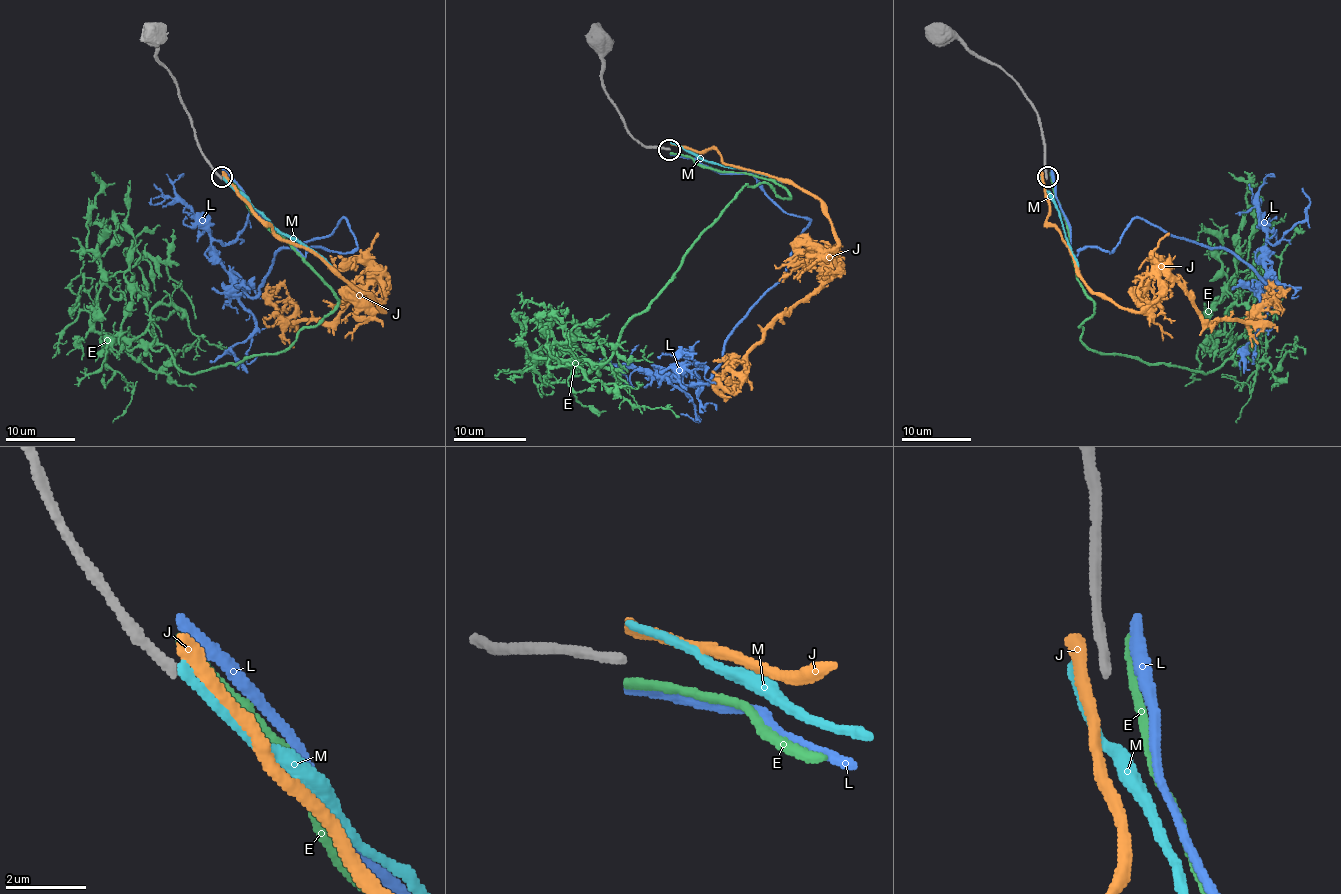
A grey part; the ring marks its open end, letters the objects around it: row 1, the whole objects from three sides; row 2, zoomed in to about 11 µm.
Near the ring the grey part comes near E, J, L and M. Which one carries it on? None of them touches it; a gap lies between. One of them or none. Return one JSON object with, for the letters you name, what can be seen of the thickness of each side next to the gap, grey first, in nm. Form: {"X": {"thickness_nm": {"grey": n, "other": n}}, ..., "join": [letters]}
{"L": {"thickness_nm": {"grey": 280, "other": 400}}, "join": ["L"]}

